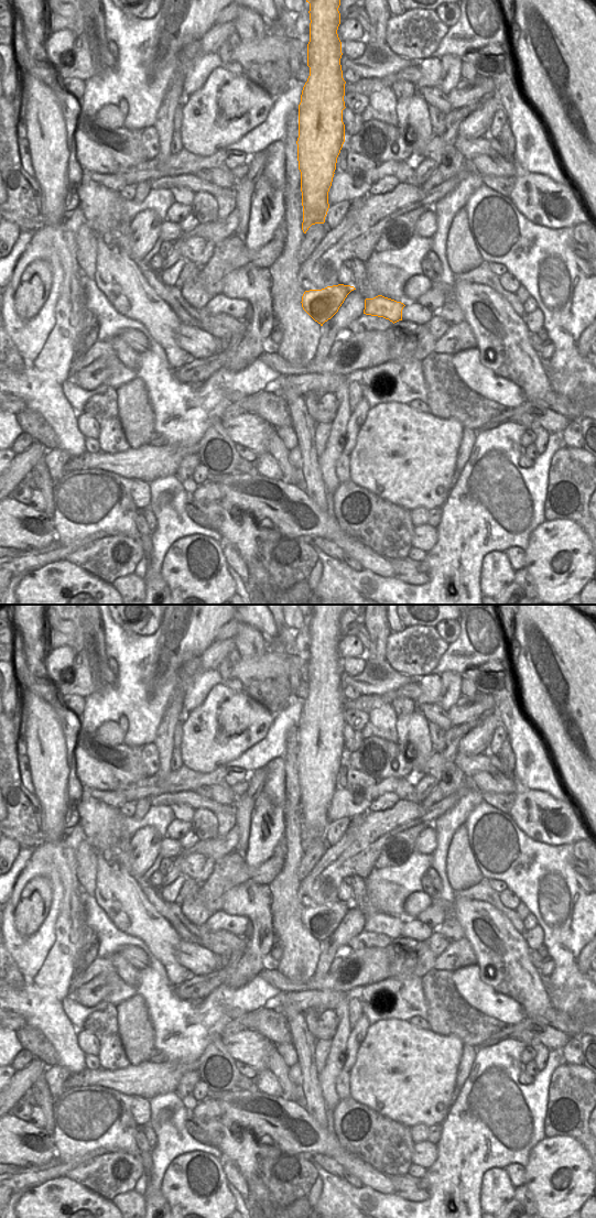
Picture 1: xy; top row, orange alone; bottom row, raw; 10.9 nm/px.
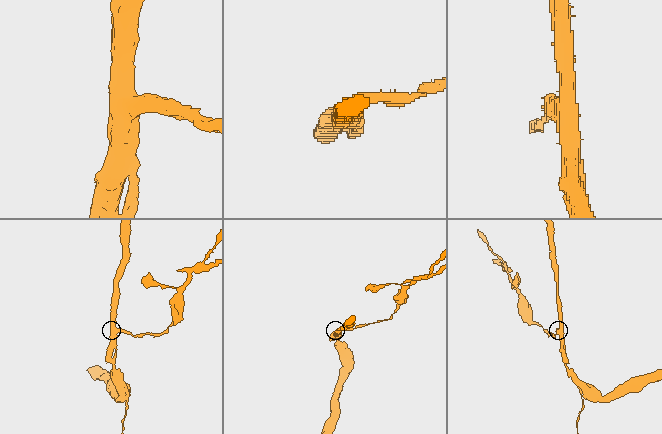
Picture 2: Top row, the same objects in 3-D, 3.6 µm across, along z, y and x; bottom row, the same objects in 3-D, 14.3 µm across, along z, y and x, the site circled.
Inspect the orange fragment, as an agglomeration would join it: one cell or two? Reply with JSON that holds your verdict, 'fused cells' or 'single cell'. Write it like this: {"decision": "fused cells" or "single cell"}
{"decision": "fused cells"}

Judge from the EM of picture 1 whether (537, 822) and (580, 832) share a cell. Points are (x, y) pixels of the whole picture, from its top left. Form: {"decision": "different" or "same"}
{"decision": "same"}

